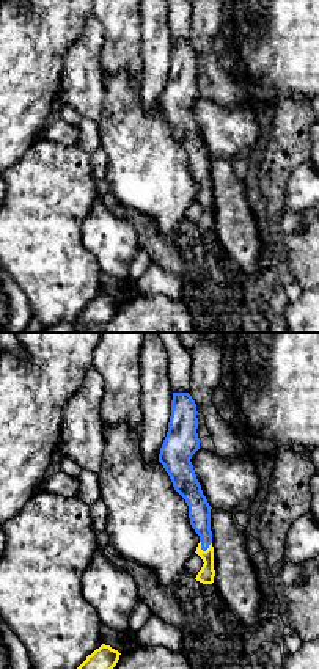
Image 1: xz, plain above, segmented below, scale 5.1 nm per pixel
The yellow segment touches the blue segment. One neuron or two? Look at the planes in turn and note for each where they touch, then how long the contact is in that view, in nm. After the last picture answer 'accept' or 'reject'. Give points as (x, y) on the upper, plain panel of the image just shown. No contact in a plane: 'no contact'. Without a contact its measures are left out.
meets yellow at (208, 197); contact 70 nm long

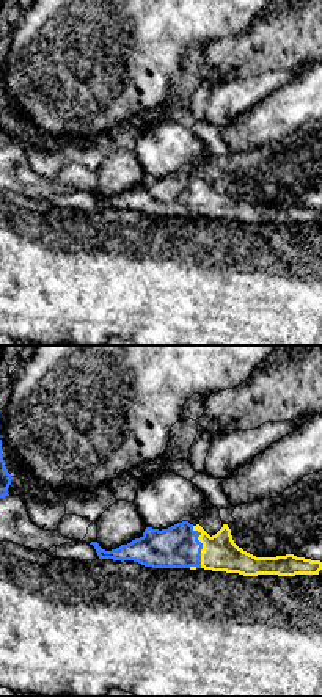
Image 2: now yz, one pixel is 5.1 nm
meets yellow at (203, 195); contact 220 nm long

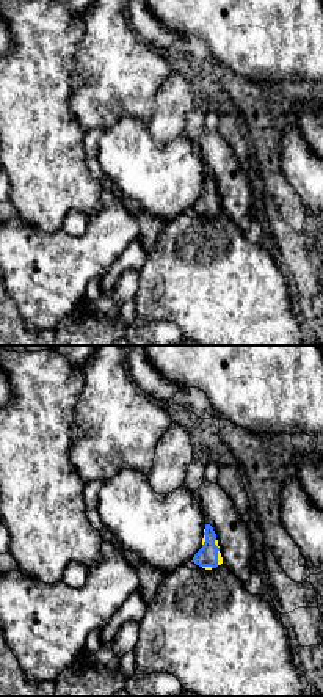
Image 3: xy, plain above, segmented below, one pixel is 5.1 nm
meets yellow at (218, 200); contact 140 nm long

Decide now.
accept

